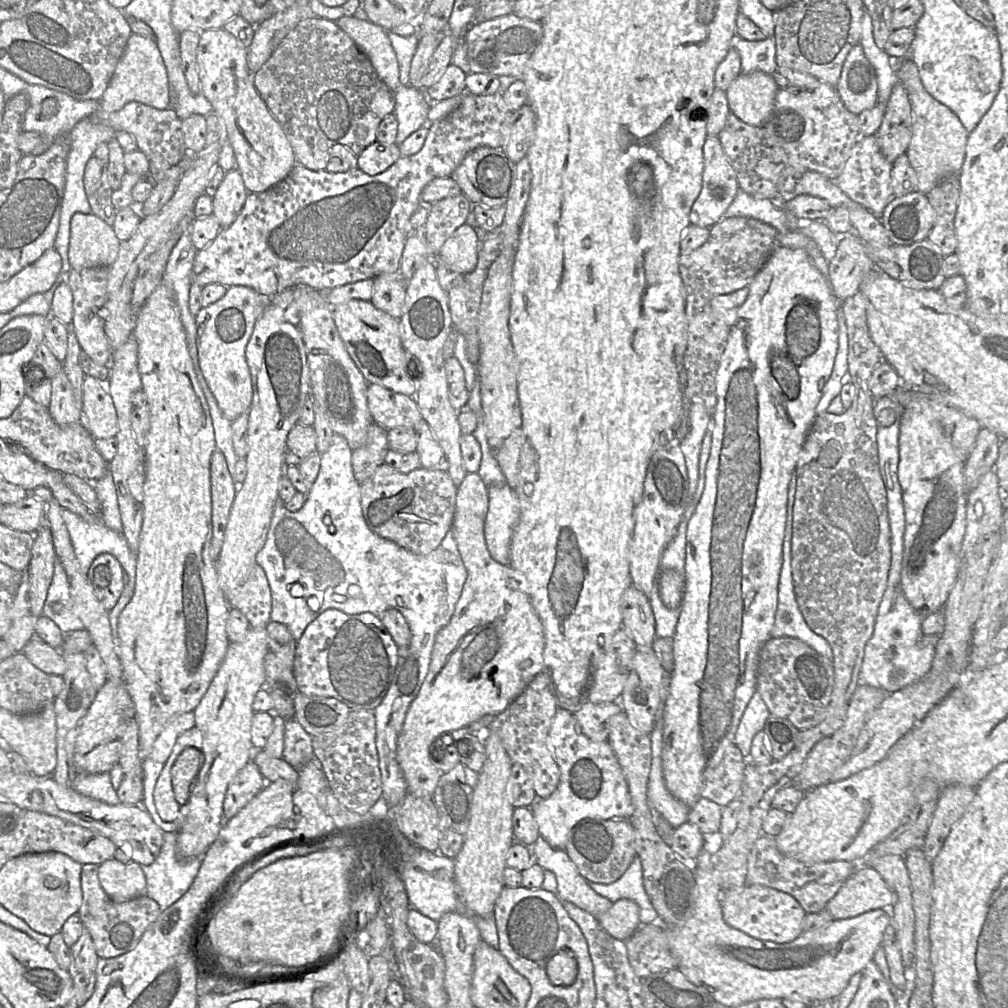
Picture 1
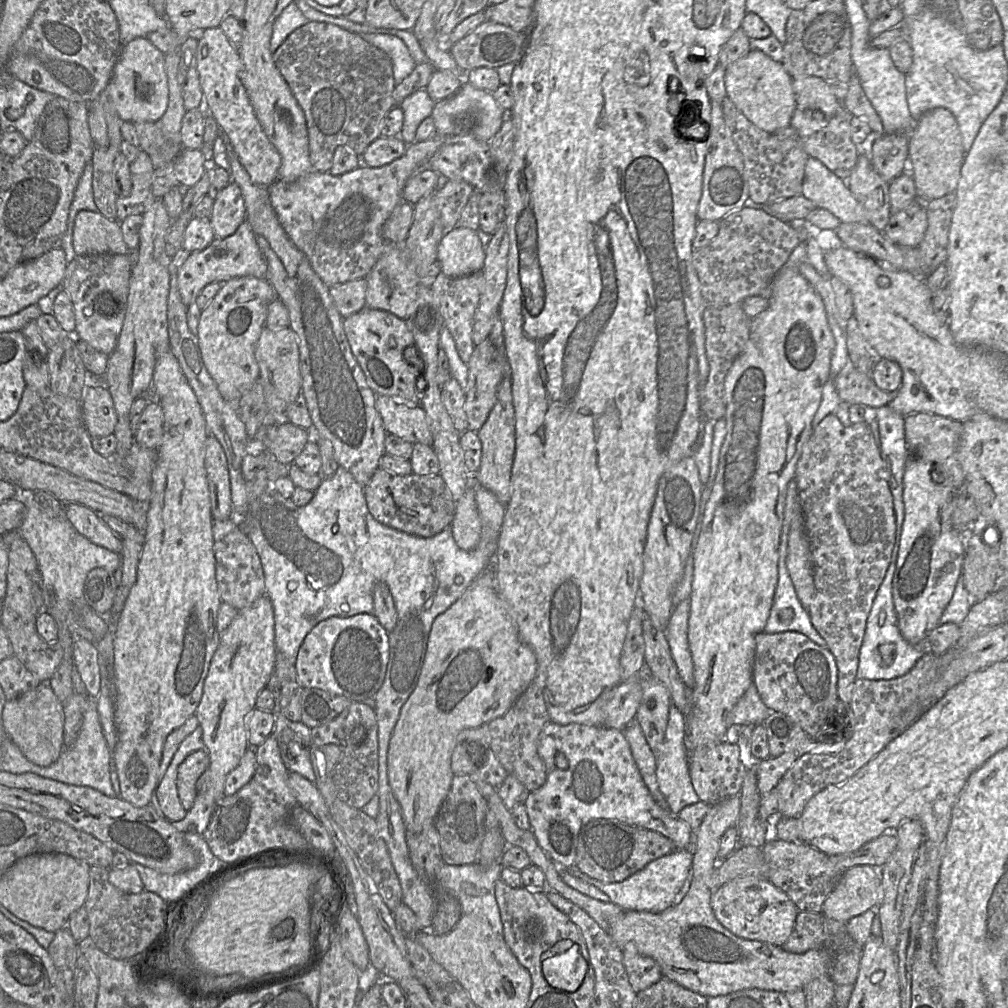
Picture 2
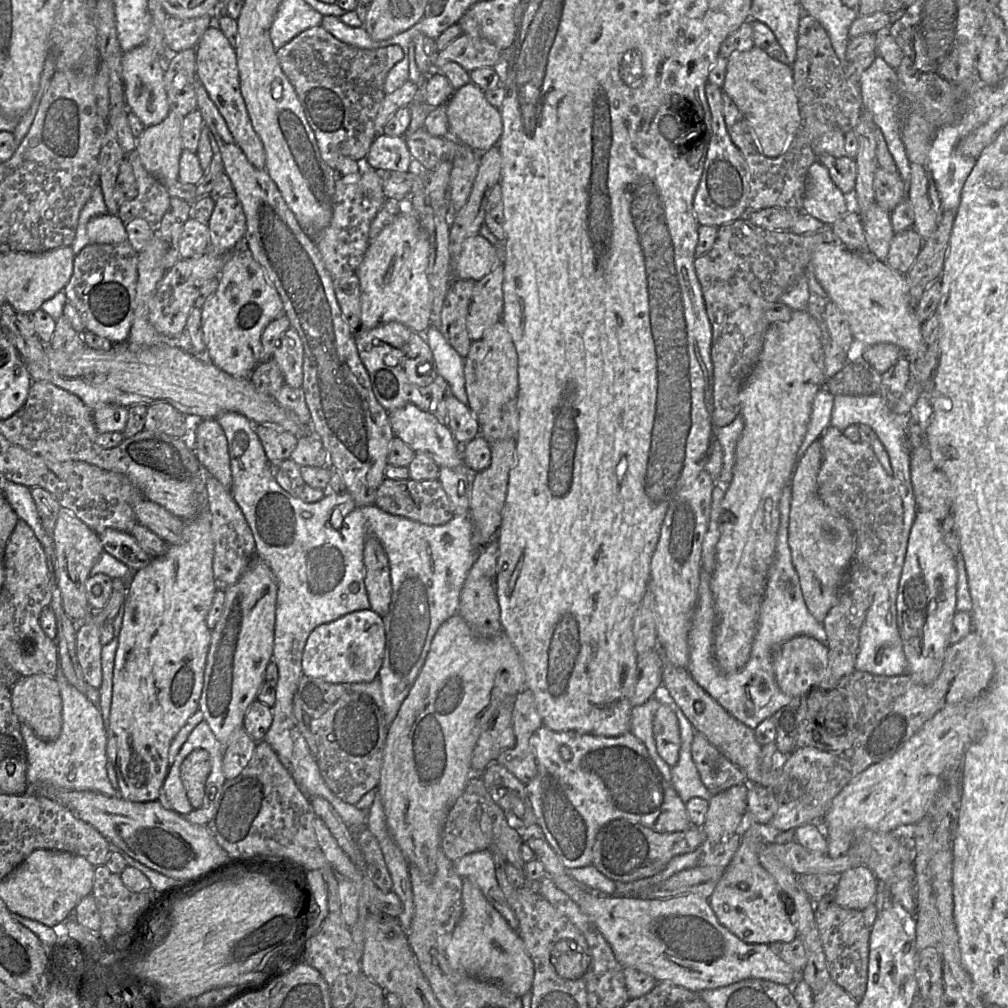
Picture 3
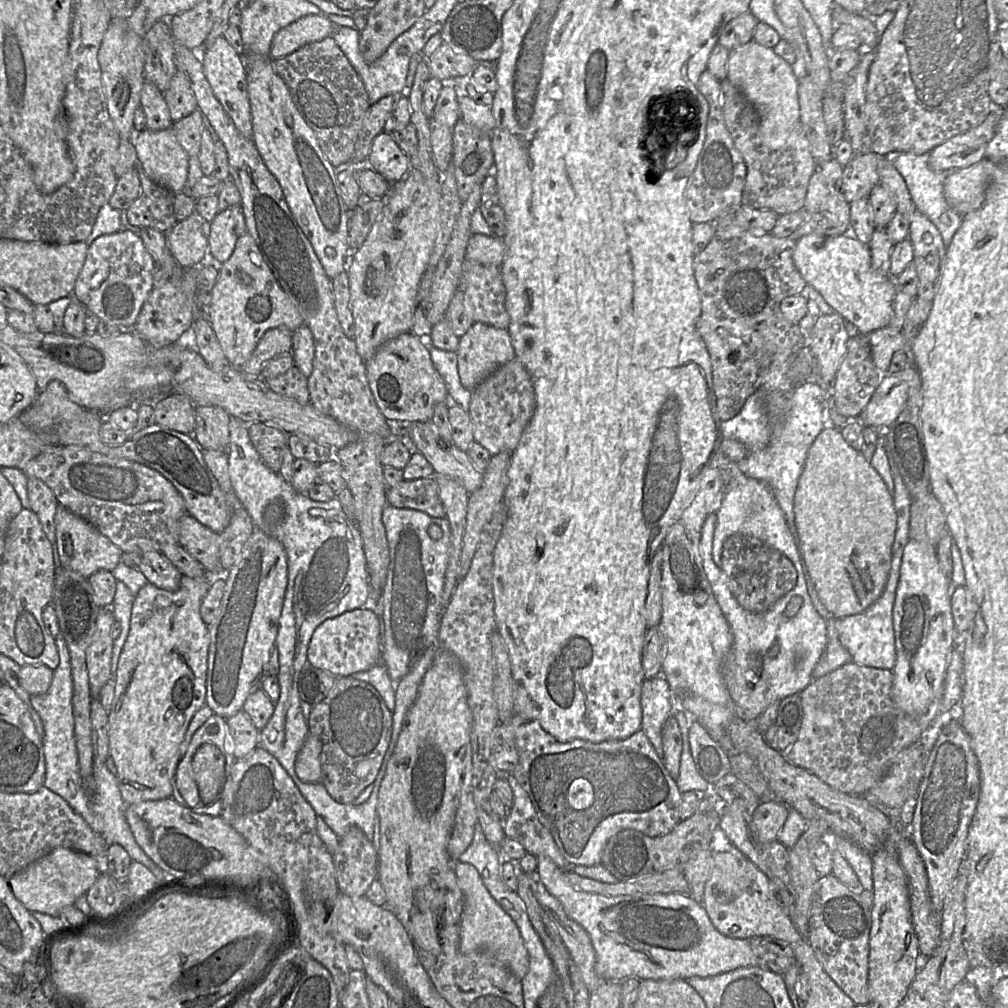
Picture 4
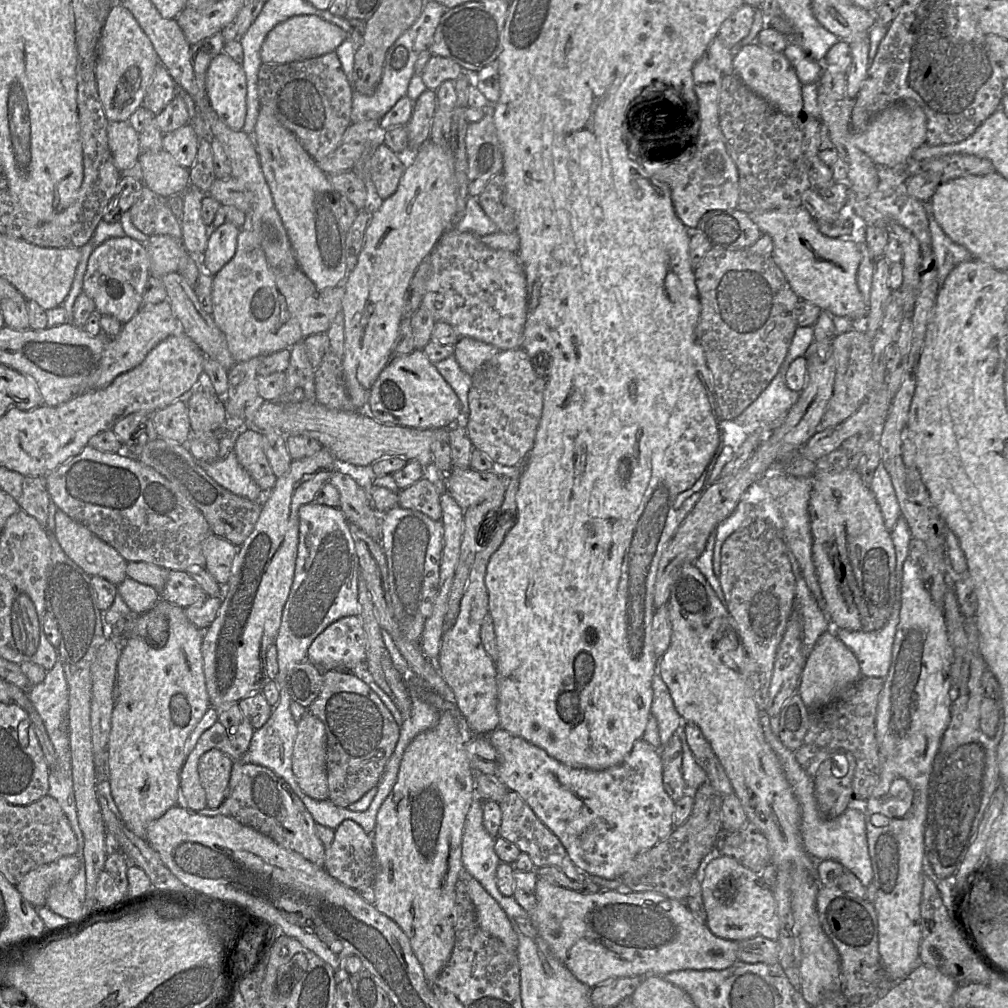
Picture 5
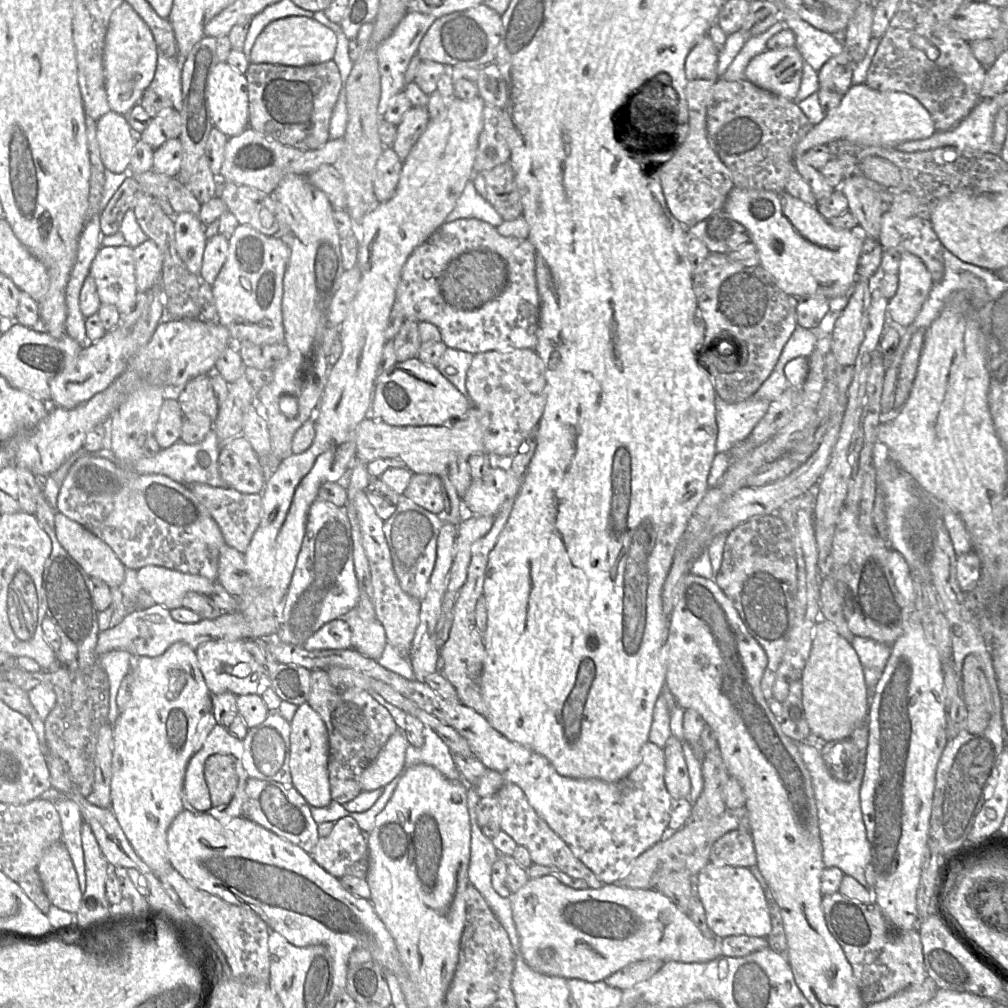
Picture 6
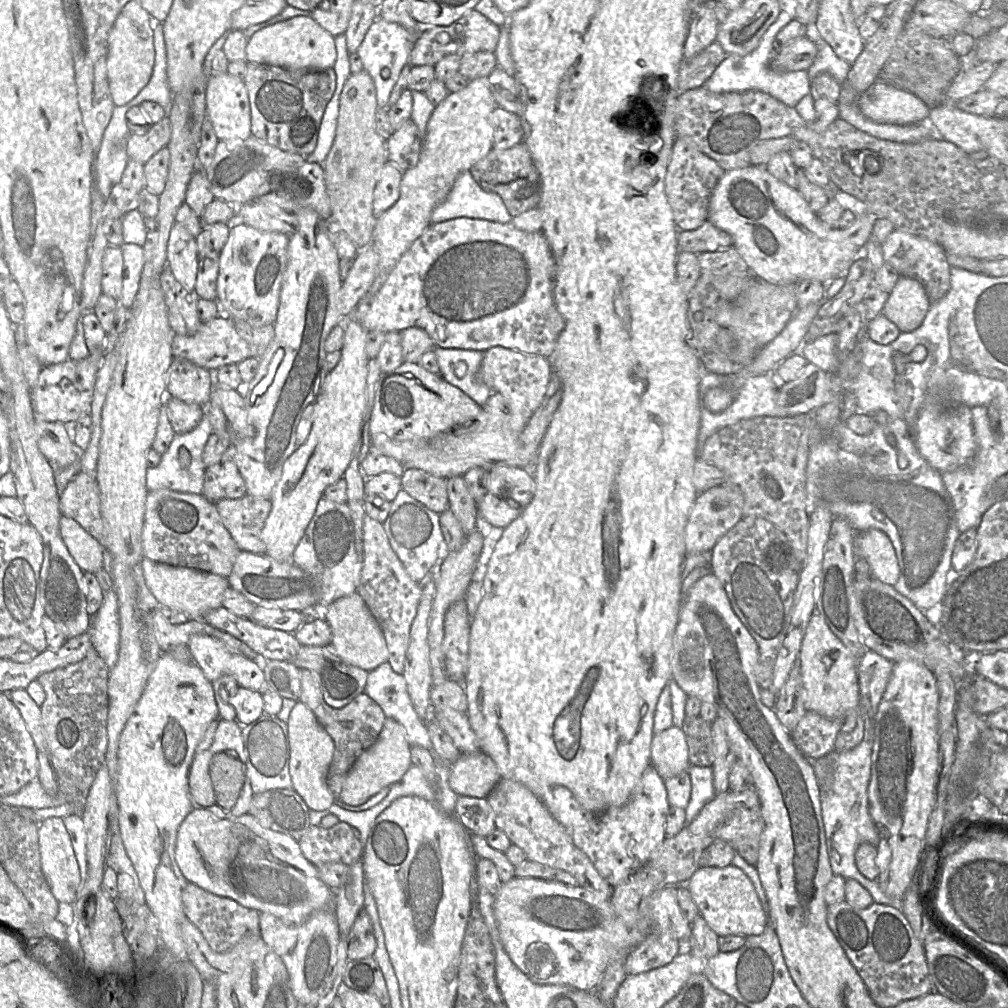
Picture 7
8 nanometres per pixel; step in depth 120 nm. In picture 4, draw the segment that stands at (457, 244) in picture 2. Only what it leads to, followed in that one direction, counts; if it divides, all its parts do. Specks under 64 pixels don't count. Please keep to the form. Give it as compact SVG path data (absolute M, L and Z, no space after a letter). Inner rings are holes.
M483 234L471 235L466 249L466 259L482 265L501 266L504 256L505 244L503 238Z

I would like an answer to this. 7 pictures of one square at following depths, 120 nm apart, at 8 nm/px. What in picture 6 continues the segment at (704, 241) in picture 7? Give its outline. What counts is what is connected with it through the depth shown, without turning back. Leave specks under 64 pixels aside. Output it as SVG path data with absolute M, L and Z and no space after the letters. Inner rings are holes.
M725 210L712 213L687 229L688 238L701 240L710 253L728 254L750 243L748 230Z

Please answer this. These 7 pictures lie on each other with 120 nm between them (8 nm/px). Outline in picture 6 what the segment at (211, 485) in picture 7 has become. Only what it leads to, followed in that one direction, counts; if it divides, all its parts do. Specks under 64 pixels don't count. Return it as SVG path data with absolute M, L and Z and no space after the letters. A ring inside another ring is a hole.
M243 435L222 445L218 467L229 488L244 494L262 493L267 478L258 455Z

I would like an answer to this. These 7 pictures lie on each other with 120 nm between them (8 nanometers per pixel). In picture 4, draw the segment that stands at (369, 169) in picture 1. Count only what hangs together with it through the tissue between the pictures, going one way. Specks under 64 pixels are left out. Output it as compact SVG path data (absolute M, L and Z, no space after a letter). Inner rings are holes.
M385 131L374 139L368 159L371 170L383 176L391 186L404 179L411 170L410 156Z

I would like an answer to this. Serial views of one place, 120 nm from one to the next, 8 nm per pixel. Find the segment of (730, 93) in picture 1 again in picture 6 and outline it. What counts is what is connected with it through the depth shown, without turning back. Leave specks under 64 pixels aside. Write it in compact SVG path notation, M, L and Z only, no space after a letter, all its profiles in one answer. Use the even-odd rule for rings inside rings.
M795 46L768 50L747 65L745 78L773 94L795 101L802 78L804 59Z

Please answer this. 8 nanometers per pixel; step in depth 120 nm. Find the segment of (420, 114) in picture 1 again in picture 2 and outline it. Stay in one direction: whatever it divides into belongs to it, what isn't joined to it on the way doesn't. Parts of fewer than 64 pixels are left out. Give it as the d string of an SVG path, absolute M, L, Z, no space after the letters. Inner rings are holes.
M420 89L407 96L399 107L403 111L403 126L399 137L406 143L415 141L415 134L420 123L432 113L435 102L426 89Z

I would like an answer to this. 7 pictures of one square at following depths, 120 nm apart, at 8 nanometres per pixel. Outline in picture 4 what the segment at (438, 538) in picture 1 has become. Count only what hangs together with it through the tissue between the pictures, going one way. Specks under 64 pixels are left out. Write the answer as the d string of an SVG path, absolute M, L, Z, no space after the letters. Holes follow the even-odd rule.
M435 475L416 480L403 480L387 489L386 499L388 505L396 508L421 511L434 518L446 518Z

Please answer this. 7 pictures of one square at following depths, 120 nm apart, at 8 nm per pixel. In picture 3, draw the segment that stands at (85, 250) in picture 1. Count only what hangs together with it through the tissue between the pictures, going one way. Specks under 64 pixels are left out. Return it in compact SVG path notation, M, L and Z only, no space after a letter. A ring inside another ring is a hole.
M117 215L95 216L87 223L90 244L121 244L127 241L125 224Z

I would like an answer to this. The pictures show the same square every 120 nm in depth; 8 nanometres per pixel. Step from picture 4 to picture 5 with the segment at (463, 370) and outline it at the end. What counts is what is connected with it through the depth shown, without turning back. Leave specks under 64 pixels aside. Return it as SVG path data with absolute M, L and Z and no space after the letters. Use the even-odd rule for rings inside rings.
M470 337L460 338L454 347L457 362L470 376L499 351L491 344Z

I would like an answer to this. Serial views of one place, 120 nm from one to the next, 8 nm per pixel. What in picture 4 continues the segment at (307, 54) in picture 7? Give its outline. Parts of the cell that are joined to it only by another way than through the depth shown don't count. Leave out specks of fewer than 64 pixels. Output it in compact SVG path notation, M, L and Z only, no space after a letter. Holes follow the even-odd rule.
M307 15L279 30L270 47L271 59L283 58L303 46L330 37L336 26L325 15Z

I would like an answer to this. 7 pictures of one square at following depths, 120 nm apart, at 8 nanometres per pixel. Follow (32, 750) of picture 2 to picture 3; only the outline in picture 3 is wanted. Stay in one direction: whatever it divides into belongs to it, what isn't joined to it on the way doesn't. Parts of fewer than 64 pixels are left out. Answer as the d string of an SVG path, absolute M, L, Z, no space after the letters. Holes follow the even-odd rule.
M45 674L20 676L11 688L12 709L21 724L27 725L33 733L43 741L54 741L61 732L62 727L62 701L55 678Z

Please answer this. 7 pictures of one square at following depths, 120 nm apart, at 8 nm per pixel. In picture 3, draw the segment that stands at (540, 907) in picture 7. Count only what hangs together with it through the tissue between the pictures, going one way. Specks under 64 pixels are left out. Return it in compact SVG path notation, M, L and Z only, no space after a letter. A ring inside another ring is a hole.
M545 838L529 839L525 843L543 865L545 876L566 893L596 925L623 968L634 968L651 975L657 982L670 982L699 994L703 990L717 989L745 979L762 979L792 987L801 977L790 965L777 956L768 944L745 943L721 925L708 899L686 894L666 899L642 899L638 896L596 897L577 886L561 860Z

